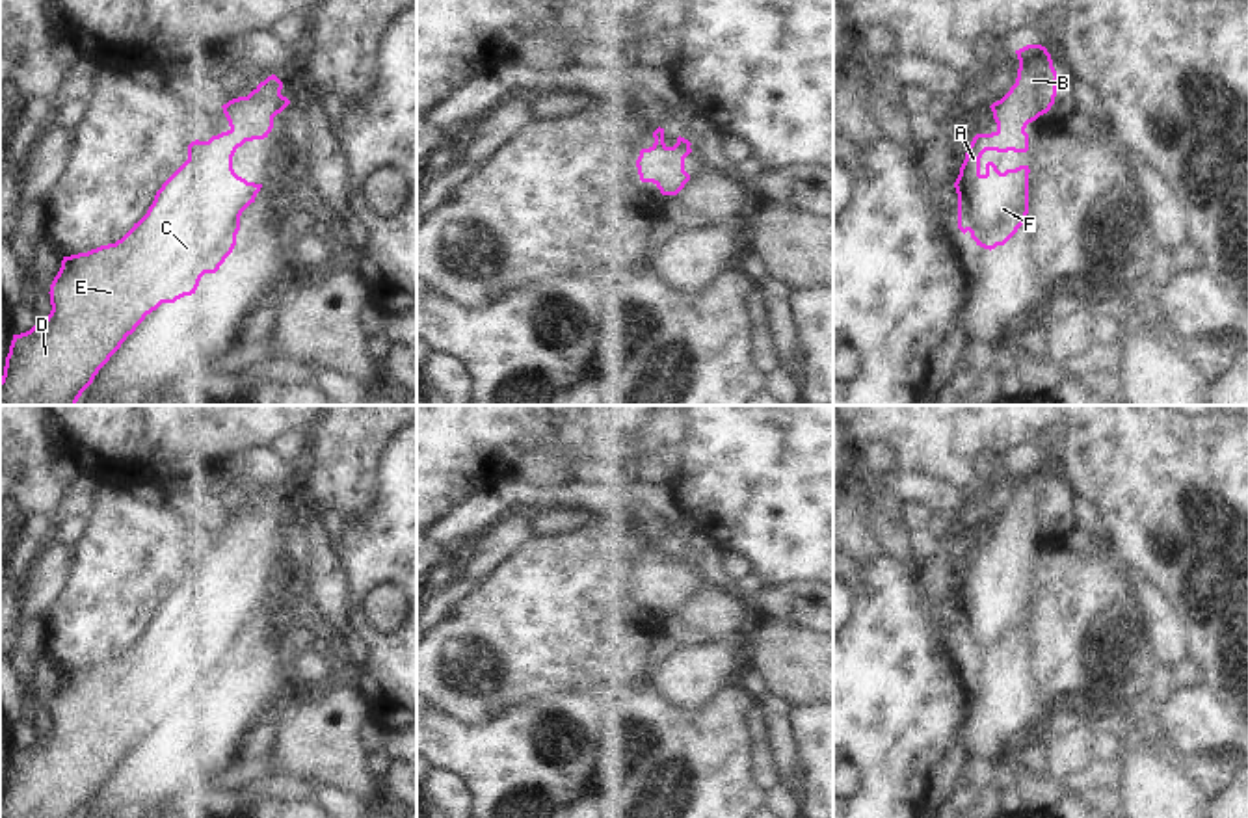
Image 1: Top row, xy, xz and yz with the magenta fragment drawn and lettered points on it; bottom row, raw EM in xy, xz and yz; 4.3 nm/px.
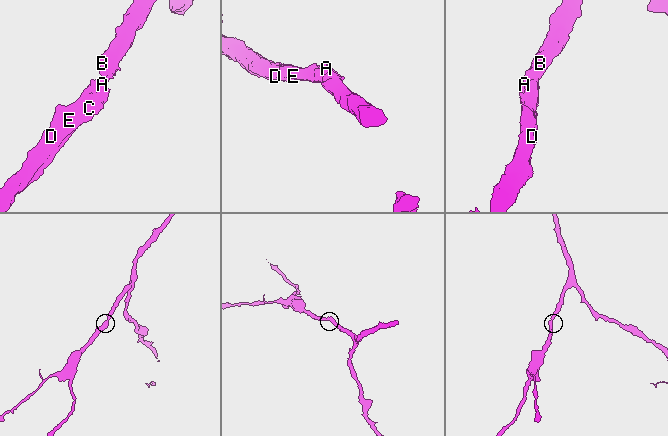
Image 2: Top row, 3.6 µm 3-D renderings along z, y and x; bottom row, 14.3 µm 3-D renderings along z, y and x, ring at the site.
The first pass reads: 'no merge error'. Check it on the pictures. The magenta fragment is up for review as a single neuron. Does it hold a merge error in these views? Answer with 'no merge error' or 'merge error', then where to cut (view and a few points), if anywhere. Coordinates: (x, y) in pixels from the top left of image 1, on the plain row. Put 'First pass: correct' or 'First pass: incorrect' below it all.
no merge error | no cut
First pass: correct

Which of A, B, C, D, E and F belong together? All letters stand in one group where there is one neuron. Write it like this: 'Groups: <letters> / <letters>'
Groups: A B C D E F.

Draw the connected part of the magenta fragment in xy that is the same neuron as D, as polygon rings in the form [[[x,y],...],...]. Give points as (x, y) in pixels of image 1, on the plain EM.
[[[272,491],[247,513],[223,521],[231,545],[188,561],[188,576],[162,600],[147,630],[121,656],[63,673],[48,708],[50,731],[30,747],[13,751],[0,818],[78,818],[147,731],[162,719],[195,710],[201,693],[219,686],[236,662],[242,628],[262,604],[234,589],[232,573],[246,558],[268,554],[273,534],[290,521],[281,506],[283,498]]]

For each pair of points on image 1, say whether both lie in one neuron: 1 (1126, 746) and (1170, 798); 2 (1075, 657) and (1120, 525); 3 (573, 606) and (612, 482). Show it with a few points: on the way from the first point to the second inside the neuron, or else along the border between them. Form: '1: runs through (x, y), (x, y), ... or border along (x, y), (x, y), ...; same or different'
1: runs through (1139, 759), (1157, 785); same
2: border along (1111, 547), (1133, 569); different
3: border along (596, 510), (631, 510), (646, 515); different

